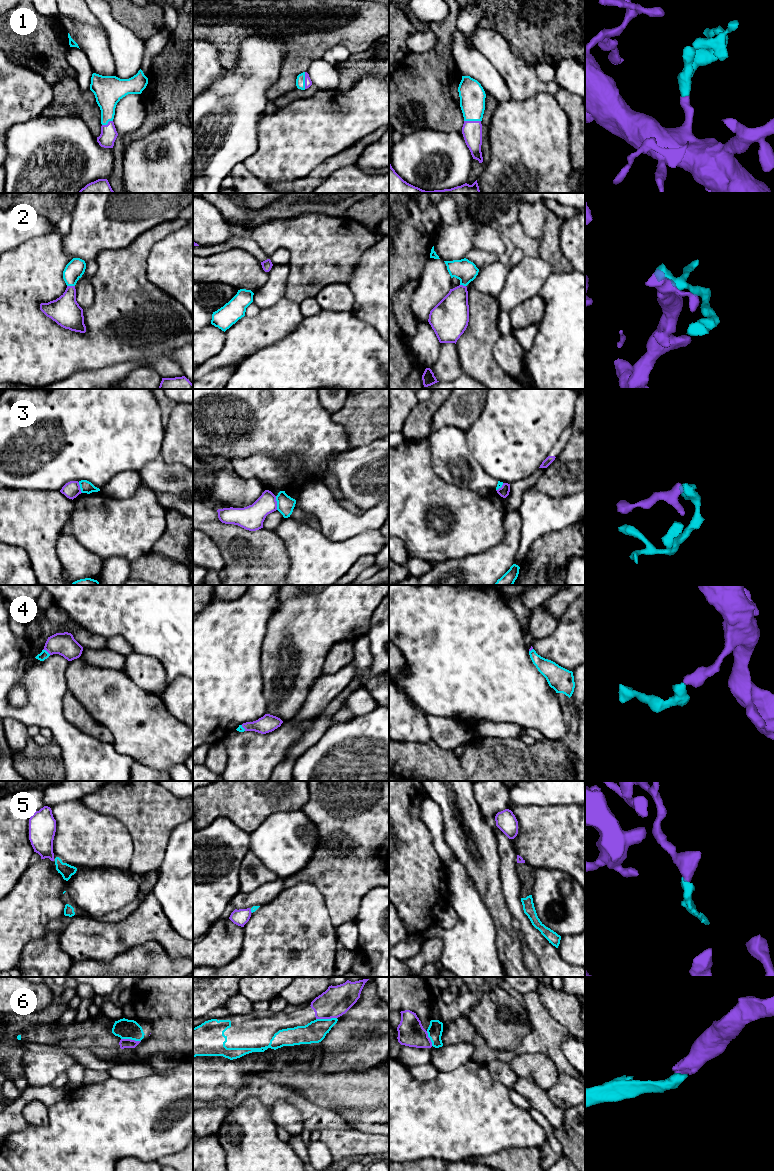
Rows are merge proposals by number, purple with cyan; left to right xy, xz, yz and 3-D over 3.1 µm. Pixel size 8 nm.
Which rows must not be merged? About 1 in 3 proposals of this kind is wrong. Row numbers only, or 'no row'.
3, 5

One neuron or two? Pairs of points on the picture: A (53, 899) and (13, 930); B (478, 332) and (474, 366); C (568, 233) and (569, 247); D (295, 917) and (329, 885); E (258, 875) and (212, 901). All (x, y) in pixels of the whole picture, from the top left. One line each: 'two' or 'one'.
A: one
B: one
C: one
D: two
E: two

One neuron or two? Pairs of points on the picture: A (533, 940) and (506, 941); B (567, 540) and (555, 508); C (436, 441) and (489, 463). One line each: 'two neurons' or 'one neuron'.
A: two neurons
B: two neurons
C: two neurons

